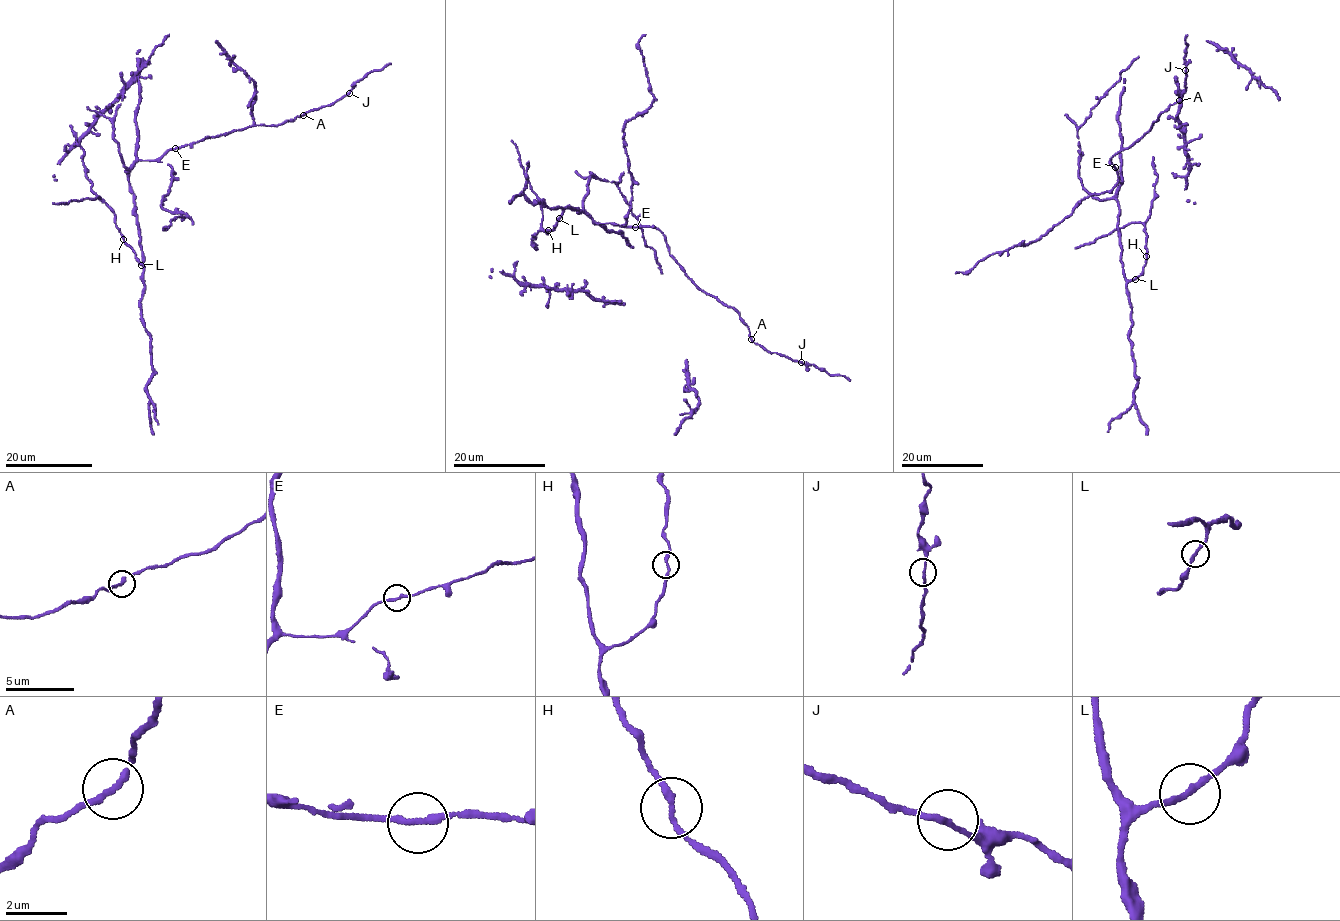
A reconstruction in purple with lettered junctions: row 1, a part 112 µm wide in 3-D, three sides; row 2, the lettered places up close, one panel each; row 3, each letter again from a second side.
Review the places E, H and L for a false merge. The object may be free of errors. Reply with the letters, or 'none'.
none

